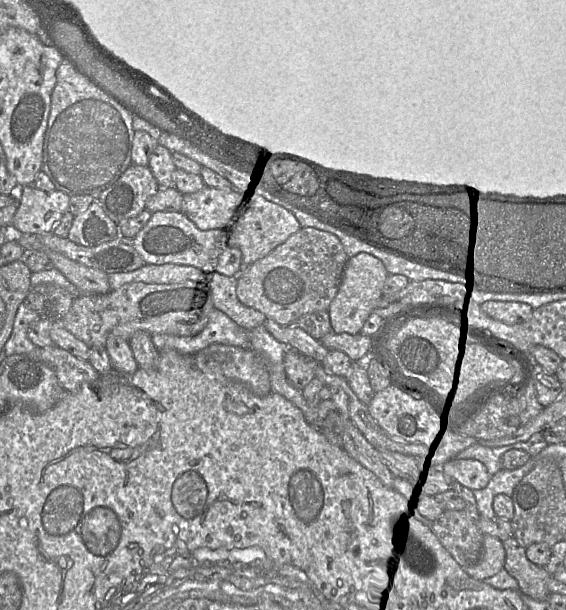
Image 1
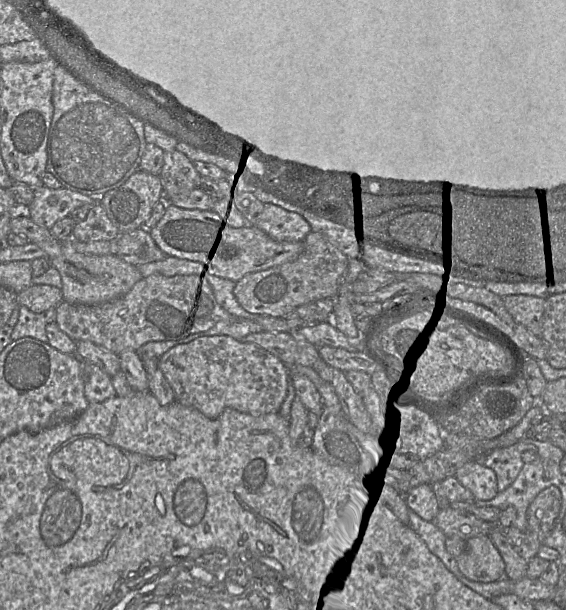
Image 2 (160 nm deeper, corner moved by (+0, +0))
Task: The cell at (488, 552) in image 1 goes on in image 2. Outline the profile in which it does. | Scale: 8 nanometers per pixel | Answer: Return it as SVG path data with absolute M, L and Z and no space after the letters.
M489 535L472 537L465 542L464 552L457 559L460 573L469 580L493 582L505 577L505 564Z

